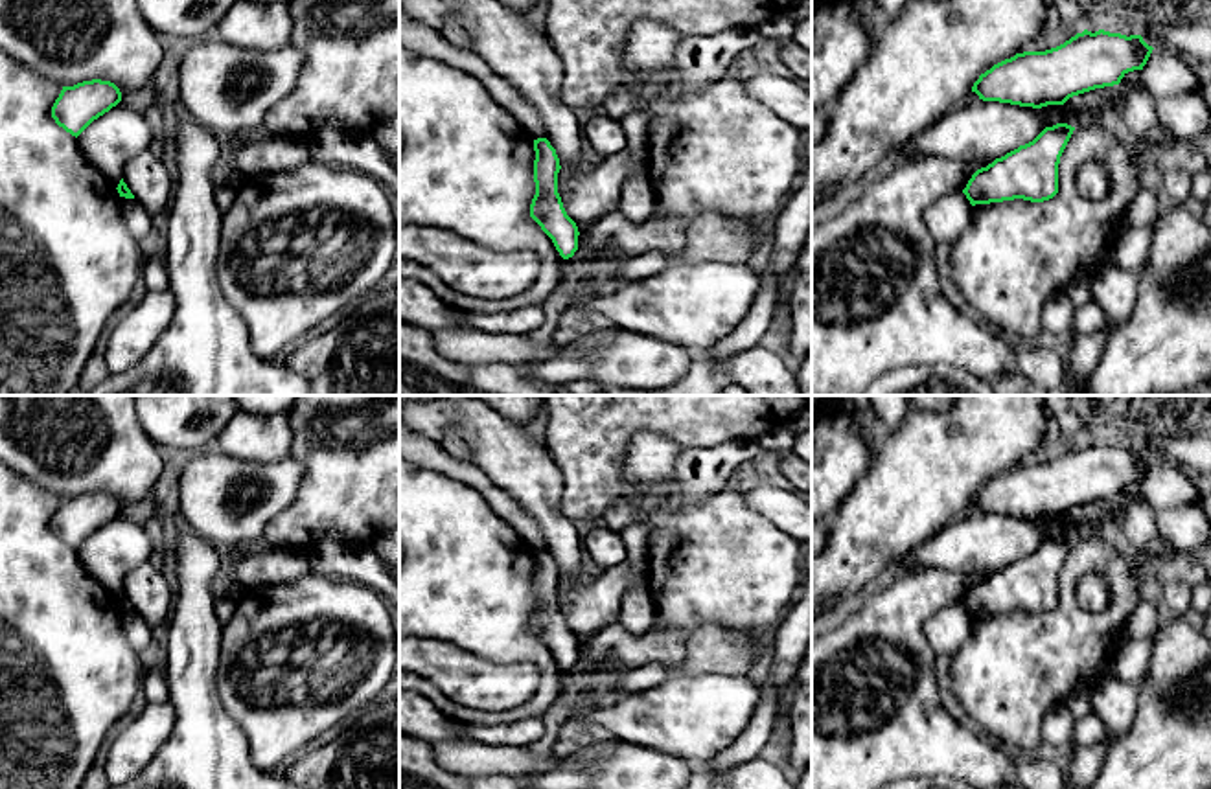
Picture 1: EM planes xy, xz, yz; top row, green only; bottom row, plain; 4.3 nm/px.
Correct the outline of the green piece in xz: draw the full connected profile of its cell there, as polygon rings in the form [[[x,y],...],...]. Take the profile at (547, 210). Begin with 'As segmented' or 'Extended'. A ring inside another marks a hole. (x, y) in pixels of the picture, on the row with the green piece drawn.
As segmented. [[[547,138],[534,140],[534,182],[536,195],[530,204],[530,217],[552,239],[563,259],[569,259],[578,250],[578,226],[567,215],[558,193],[558,173],[561,169],[556,149]]]

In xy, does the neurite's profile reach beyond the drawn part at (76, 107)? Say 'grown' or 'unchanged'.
unchanged

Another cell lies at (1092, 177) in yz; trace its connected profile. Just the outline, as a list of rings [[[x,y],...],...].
[[[1091,160],[1080,166],[1077,184],[1082,197],[1101,202],[1108,197],[1110,178],[1108,169],[1101,160]]]

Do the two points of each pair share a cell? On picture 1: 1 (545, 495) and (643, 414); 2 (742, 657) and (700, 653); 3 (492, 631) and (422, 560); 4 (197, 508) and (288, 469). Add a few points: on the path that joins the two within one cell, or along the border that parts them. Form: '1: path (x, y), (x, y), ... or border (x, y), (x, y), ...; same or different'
1: border (543, 442), (562, 477), (562, 510), (573, 521); different
2: path (731, 653), (711, 653); same
3: path (475, 613), (440, 578); same
4: path (223, 515), (240, 526), (275, 495); same

